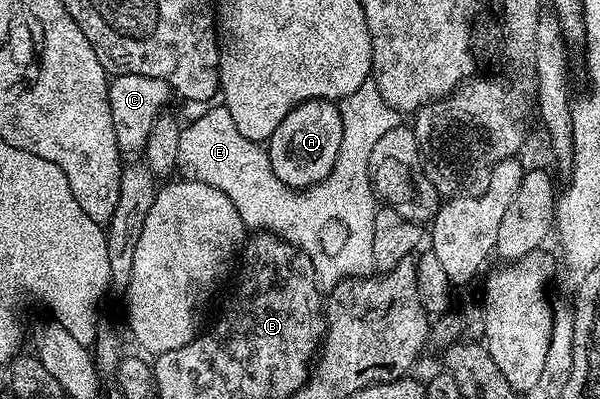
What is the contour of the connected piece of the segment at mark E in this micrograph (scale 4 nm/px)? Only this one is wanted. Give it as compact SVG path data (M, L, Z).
M367 80L360 84L360 88L356 88L356 92L344 96L337 103L344 129L336 164L323 182L317 182L315 186L308 186L304 190L296 190L293 186L281 182L276 172L272 172L267 147L243 136L240 128L236 128L236 123L232 121L232 112L228 112L225 105L213 106L206 108L211 110L203 109L198 117L189 119L182 126L177 165L180 174L182 170L181 177L208 184L224 192L224 196L228 196L228 200L236 204L236 212L240 212L240 220L244 220L247 231L269 232L304 251L312 260L312 268L323 291L333 290L346 278L373 275L375 268L372 260L372 220L376 209L376 195L374 186L370 183L372 148L376 148L376 143L383 138L384 132L392 132L392 128L400 125L399 111L392 109L384 100L384 96L380 96L378 85Z

